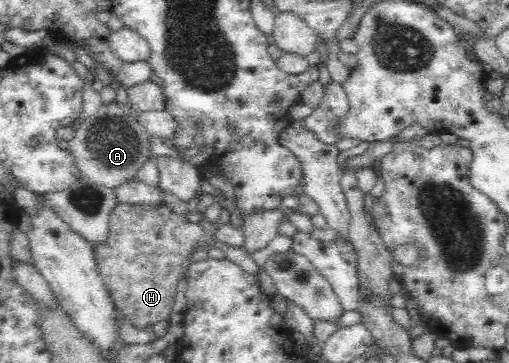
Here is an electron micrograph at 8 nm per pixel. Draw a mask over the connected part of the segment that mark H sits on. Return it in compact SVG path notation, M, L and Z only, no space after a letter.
M120 202L112 209L109 224L111 234L107 243L99 244L94 248L97 268L105 288L111 289L119 310L138 328L144 329L149 324L154 325L160 320L168 320L184 259L192 254L198 239L203 236L202 225L186 221L166 205L152 208Z

